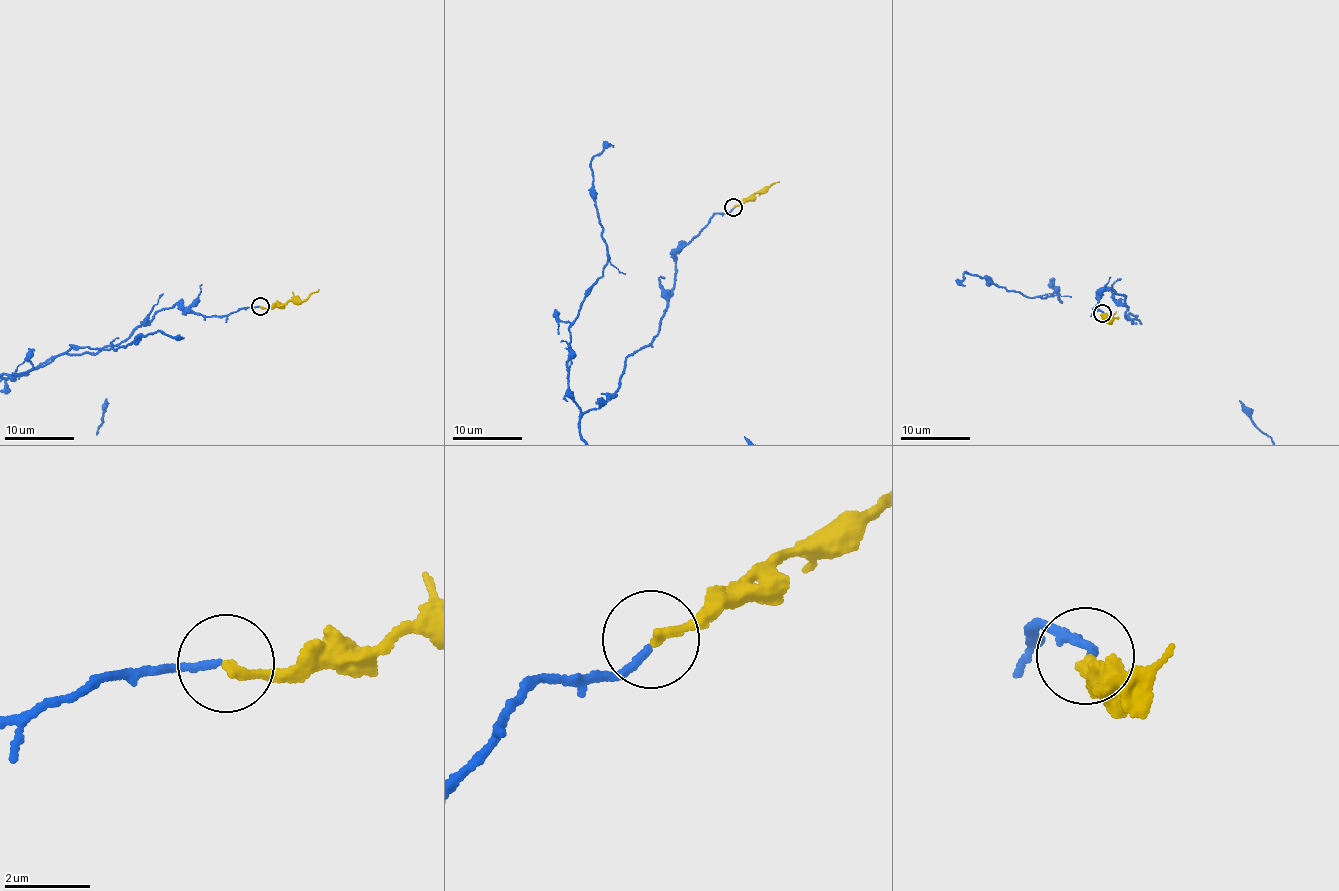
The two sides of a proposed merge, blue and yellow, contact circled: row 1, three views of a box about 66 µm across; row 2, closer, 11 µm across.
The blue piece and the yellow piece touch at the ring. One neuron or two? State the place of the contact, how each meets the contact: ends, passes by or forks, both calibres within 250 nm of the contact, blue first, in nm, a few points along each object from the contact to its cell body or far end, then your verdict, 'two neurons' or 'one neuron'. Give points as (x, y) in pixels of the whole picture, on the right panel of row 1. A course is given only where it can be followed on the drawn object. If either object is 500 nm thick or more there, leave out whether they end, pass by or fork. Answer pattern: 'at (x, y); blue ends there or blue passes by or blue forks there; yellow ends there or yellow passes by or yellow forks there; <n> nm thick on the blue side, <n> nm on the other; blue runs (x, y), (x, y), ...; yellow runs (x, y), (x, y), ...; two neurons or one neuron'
at (1102, 313); blue ends there; yellow ends there; 160 nm thick on the blue side, 200 nm on the other; yellow runs (1101, 313), (1112, 322), (1118, 316); one neuron

